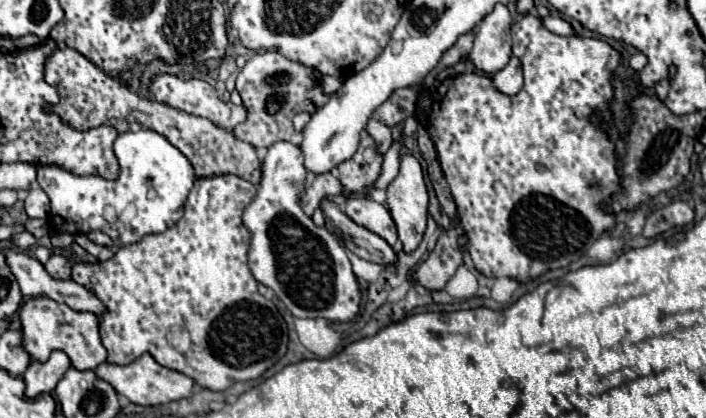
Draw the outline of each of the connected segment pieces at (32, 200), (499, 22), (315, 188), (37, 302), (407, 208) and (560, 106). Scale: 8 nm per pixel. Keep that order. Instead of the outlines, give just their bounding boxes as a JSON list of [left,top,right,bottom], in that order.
[[26,185,50,217],[468,5,512,75],[302,173,346,215],[20,297,106,371],[386,155,428,251],[428,15,620,283]]

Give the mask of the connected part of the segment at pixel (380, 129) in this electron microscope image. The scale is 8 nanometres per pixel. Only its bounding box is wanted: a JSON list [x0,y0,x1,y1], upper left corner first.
[366,119,392,153]

